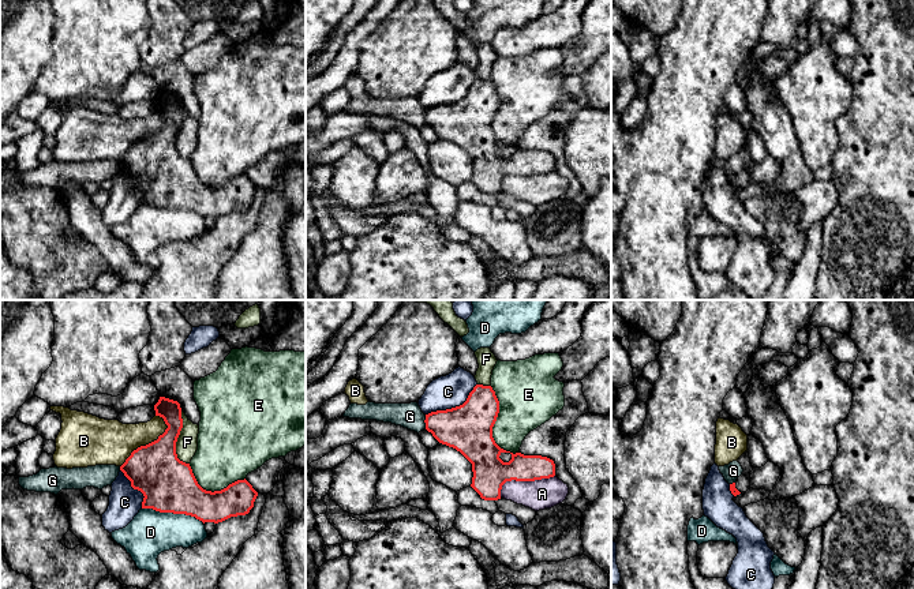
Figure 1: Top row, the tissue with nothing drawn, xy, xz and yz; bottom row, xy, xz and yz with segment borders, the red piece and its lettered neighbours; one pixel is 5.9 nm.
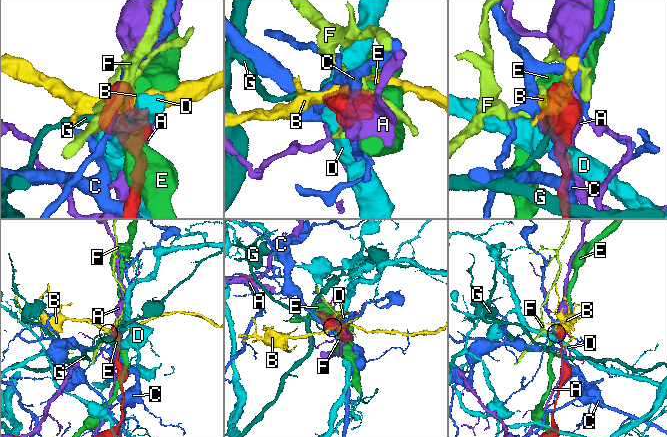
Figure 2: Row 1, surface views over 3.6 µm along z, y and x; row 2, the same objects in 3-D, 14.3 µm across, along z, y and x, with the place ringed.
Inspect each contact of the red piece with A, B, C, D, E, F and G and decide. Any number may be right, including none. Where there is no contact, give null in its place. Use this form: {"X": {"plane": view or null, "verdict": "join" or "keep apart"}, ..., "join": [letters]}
{"A": {"plane": "xz", "verdict": "keep apart"}, "B": {"plane": "xy", "verdict": "keep apart"}, "C": {"plane": "xz", "verdict": "keep apart"}, "D": {"plane": "xy", "verdict": "keep apart"}, "E": {"plane": "xz", "verdict": "keep apart"}, "F": {"plane": "xy", "verdict": "keep apart"}, "G": {"plane": "xz", "verdict": "keep apart"}, "join": []}

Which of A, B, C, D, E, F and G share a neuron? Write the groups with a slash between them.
A / B / C / D / E / F / G

